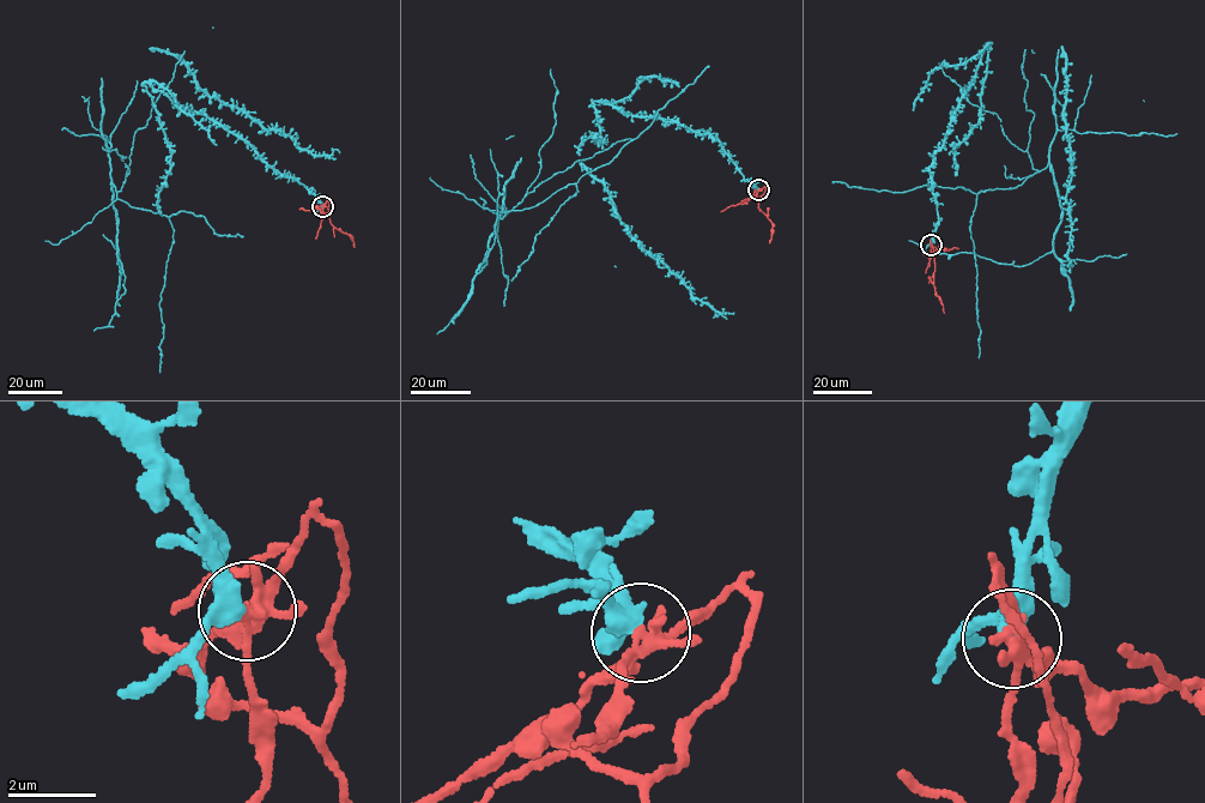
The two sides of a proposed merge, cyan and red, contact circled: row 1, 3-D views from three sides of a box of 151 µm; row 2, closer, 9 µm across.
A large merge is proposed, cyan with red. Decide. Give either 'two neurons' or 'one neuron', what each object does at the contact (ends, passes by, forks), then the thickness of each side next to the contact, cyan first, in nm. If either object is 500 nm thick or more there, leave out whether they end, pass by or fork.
two neurons | cyan passes by | red forks | 400/220 nm

